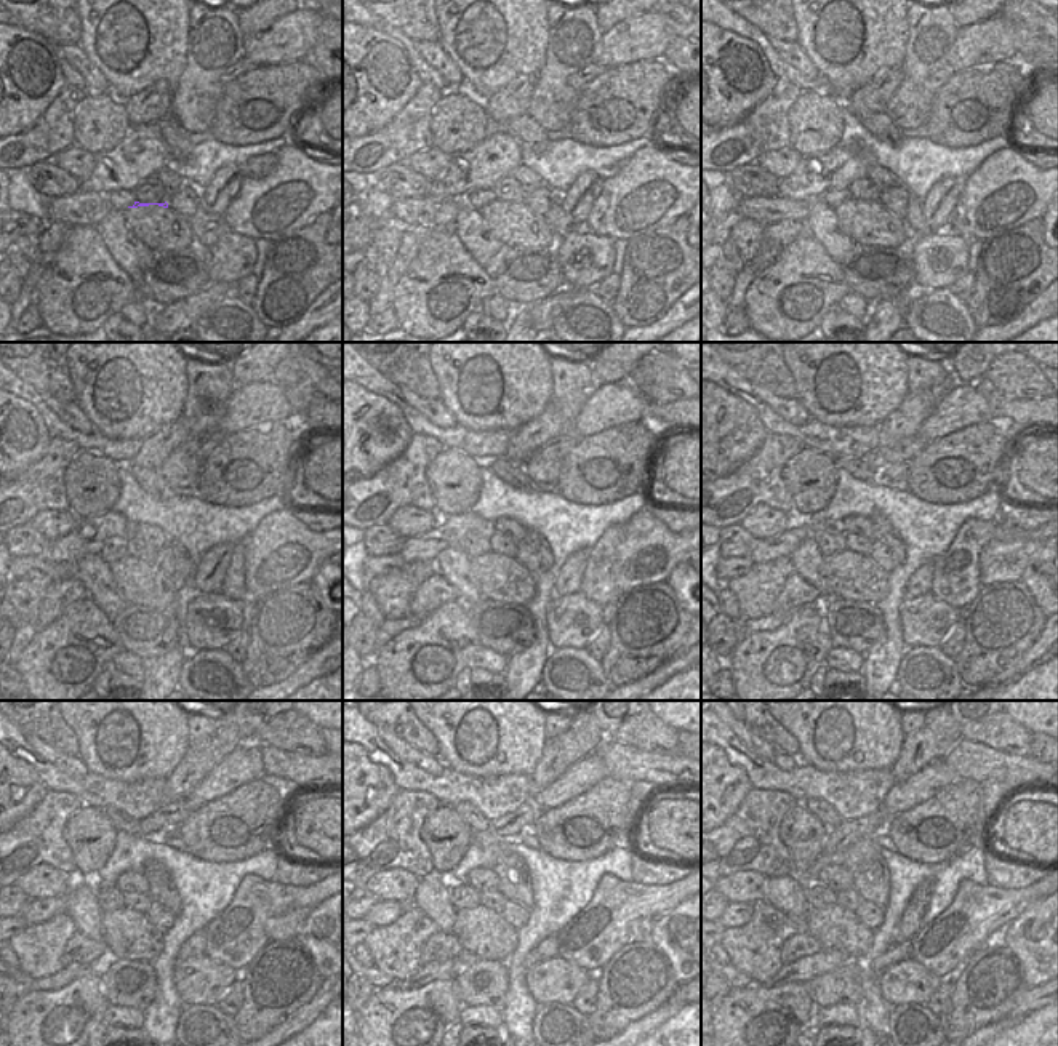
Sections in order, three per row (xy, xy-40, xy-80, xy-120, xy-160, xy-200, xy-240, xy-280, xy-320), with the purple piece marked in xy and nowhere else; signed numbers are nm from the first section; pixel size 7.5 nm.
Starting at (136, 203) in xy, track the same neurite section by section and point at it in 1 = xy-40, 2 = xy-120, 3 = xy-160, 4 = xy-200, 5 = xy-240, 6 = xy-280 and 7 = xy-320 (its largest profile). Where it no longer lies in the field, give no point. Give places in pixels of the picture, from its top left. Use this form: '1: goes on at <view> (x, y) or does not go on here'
1: goes on at xy-40 (530, 223)
2: goes on at xy-120 (184, 570)
3: goes on at xy-160 (532, 538)
4: goes on at xy-200 (884, 531)
5: goes on at xy-240 (162, 888)
6: goes on at xy-280 (514, 878)
7: goes on at xy-320 (863, 859)

